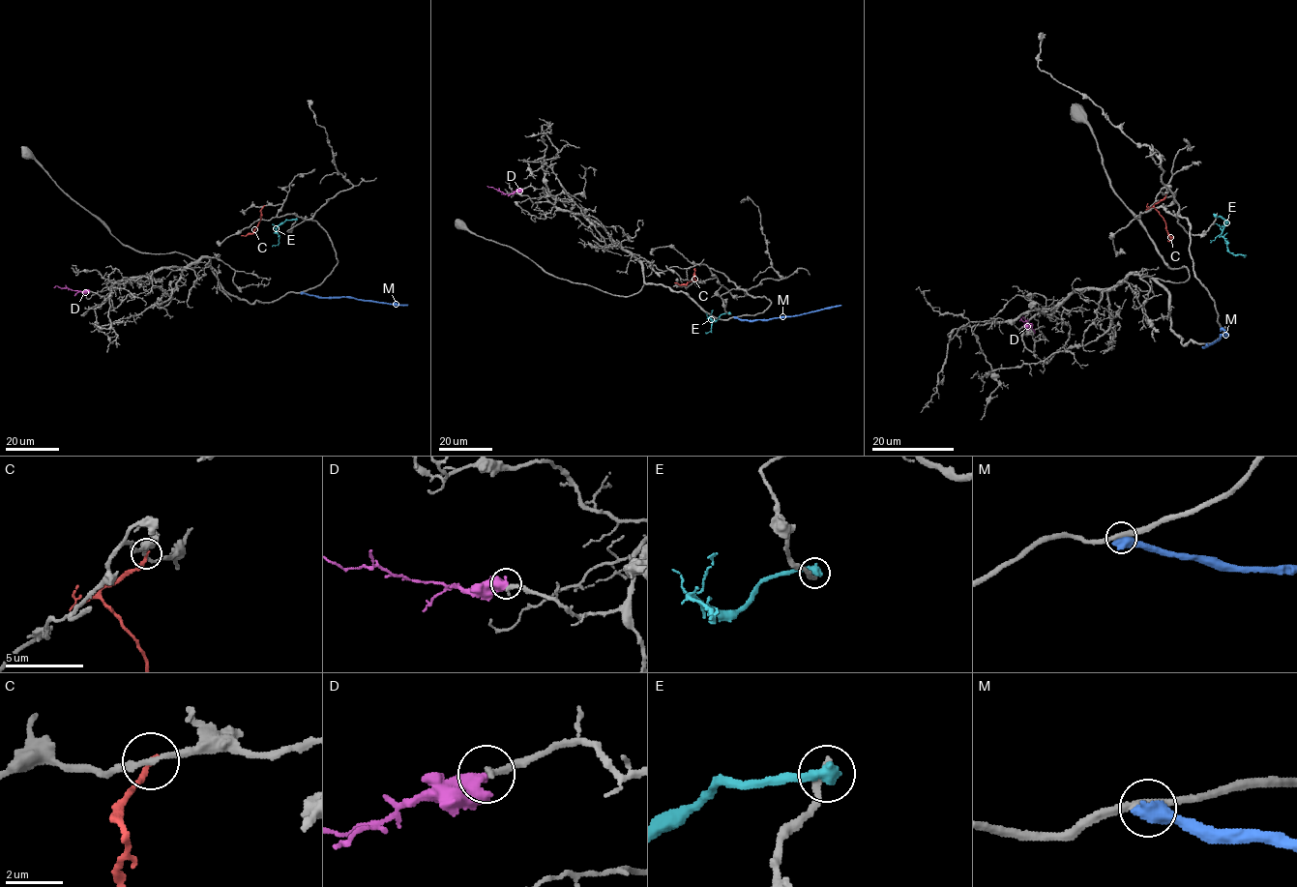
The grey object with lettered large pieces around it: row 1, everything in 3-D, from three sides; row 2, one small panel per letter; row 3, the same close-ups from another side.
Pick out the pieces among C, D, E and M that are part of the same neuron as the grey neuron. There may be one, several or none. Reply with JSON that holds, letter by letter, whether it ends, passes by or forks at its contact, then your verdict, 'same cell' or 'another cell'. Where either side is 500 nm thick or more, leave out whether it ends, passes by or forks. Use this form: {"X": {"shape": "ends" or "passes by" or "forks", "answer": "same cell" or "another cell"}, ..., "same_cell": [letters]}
{"C": {"shape": "ends", "answer": "another cell"}, "D": {"answer": "same cell"}, "E": {"shape": "ends", "answer": "another cell"}, "M": {"answer": "another cell"}, "same_cell": ["D"]}

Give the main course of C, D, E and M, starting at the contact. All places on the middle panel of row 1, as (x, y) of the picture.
C: (696, 281), (694, 273), (693, 279), (686, 283), (674, 282)
D: (522, 189), (505, 194), (487, 186)
E: (729, 313), (722, 313), (715, 320), (709, 317), (712, 321), (711, 330), (706, 332)
M: (734, 317), (769, 320), (840, 305)

